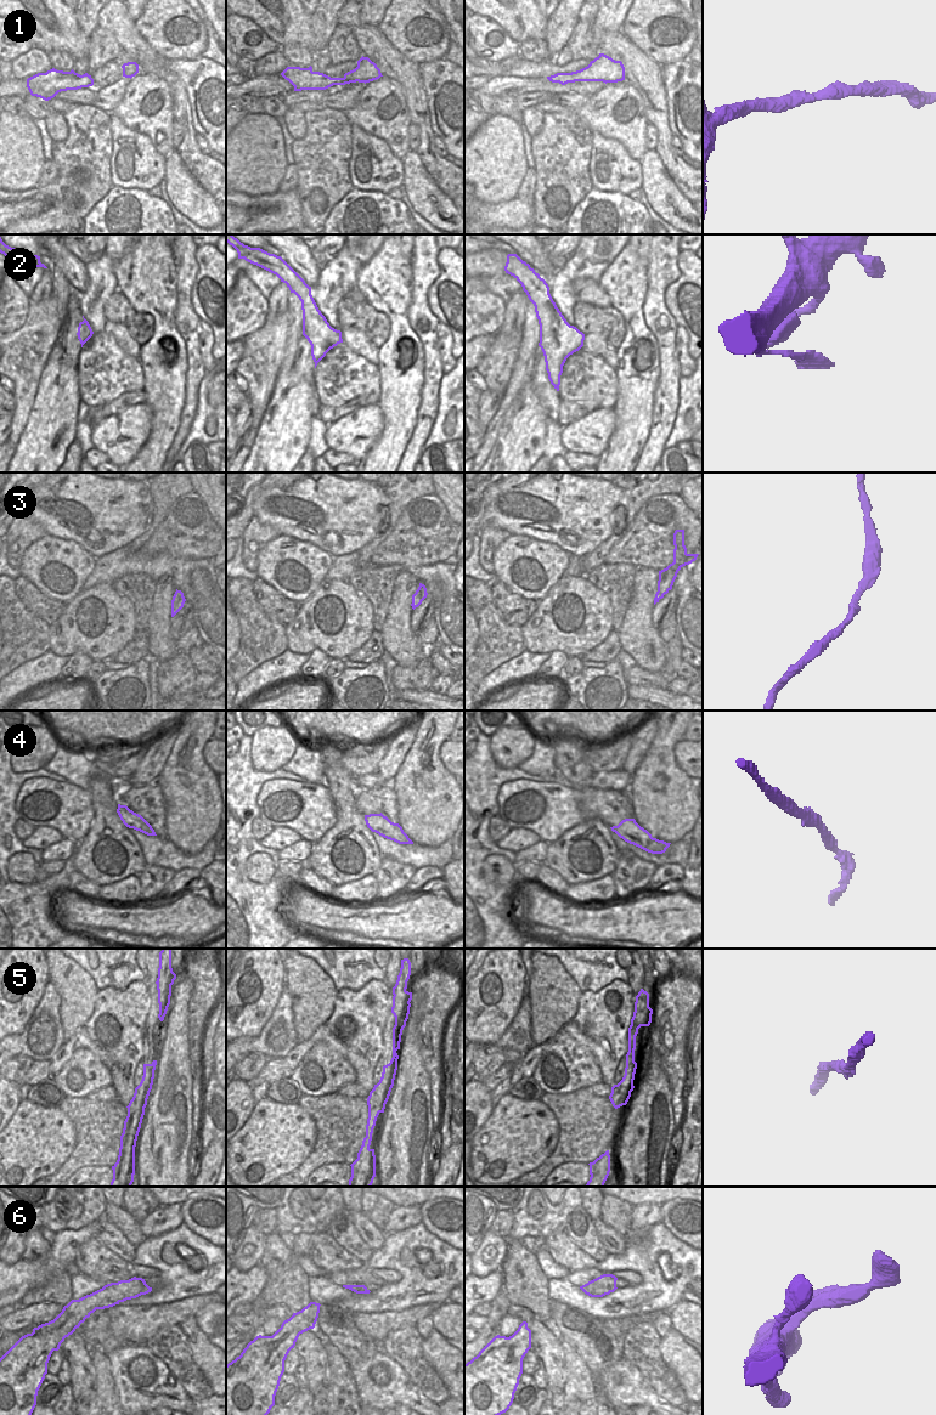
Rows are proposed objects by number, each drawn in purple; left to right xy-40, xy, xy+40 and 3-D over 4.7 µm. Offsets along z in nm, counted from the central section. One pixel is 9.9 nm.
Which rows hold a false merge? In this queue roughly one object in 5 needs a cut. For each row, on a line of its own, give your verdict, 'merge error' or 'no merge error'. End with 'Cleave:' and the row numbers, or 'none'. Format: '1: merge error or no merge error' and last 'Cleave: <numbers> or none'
1: no merge error
2: no merge error
3: no merge error
4: no merge error
5: no merge error
6: no merge error
Cleave: none

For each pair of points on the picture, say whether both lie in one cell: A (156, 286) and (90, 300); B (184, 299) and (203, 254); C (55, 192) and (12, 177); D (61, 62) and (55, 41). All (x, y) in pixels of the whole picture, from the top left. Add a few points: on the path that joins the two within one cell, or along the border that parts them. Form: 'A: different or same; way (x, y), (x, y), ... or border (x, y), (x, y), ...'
A: different; border (108, 259), (117, 287)
B: different; border (198, 247), (195, 254), (198, 272), (191, 293)
C: different; border (38, 186), (30, 190), (12, 192)
D: different; border (48, 52), (66, 51), (75, 58)

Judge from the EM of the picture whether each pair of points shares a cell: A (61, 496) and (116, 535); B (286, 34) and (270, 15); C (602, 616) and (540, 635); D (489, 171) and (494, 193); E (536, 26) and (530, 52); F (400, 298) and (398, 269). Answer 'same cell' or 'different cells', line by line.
A: same cell
B: same cell
C: same cell
D: same cell
E: different cells
F: same cell

